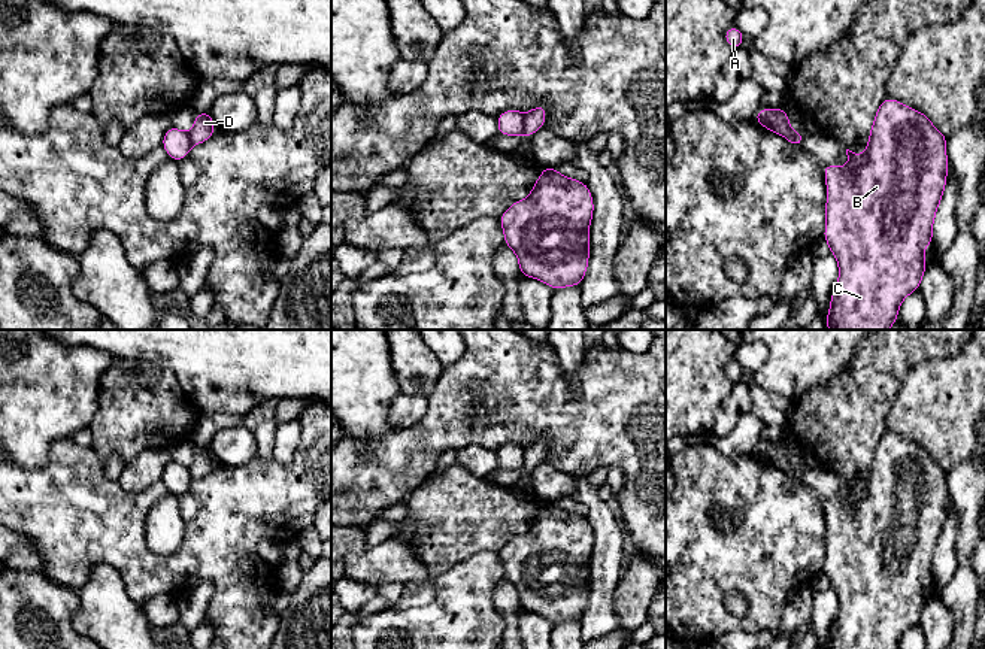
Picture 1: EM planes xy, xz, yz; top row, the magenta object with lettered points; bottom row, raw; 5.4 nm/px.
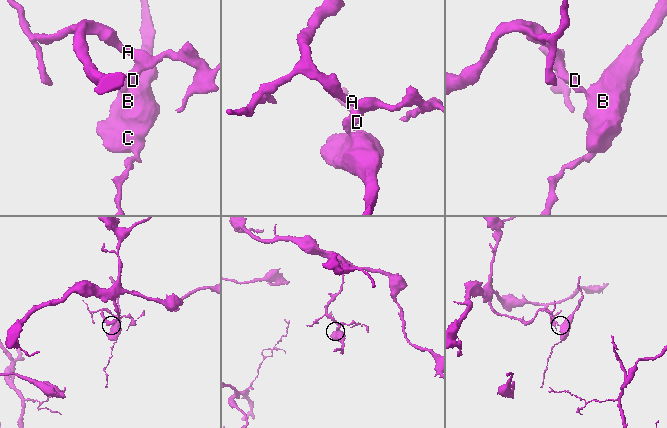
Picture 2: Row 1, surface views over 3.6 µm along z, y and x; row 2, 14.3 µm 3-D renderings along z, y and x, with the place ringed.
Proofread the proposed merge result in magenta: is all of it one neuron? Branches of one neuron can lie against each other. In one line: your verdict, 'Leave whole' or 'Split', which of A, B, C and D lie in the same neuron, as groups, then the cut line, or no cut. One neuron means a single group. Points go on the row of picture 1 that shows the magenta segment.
Split. Groups: A D / B C. Split along xz (526, 115), (521, 133)

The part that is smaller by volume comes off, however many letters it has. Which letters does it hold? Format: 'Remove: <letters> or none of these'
Remove: B, C

